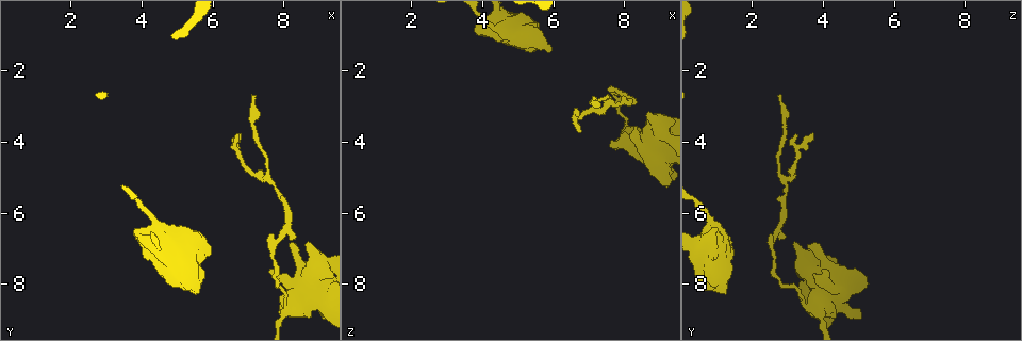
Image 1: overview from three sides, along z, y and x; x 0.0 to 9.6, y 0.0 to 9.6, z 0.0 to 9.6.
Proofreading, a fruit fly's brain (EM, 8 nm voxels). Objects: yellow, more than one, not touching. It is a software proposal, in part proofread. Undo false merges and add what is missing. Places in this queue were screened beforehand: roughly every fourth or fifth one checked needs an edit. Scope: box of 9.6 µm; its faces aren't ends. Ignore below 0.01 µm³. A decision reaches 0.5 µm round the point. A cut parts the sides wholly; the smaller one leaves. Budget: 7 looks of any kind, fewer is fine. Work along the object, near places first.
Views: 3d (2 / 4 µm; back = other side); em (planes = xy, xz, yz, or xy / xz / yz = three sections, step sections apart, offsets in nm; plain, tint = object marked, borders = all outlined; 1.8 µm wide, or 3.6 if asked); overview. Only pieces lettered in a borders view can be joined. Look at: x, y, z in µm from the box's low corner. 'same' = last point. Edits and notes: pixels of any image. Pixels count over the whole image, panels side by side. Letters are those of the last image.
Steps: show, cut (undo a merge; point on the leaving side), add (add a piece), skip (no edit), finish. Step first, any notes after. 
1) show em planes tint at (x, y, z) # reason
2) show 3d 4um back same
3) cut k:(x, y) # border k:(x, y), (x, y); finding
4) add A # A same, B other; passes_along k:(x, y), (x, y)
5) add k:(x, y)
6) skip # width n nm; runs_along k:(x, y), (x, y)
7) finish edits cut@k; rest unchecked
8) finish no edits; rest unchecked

show 3d 4um at (8.15, 8.45, 3.65) # sudden change in width

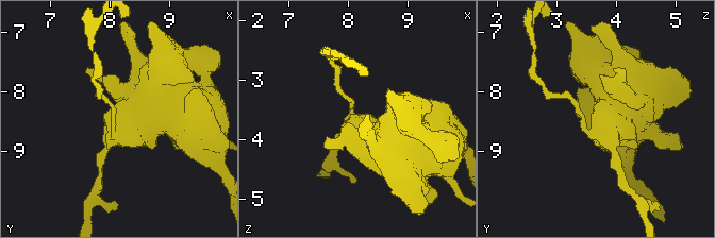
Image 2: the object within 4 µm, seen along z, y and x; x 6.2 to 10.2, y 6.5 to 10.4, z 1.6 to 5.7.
show em 3.6um yz step 16 tint at (8.05, 8.45, 3.60) # arms 3; need the tissue

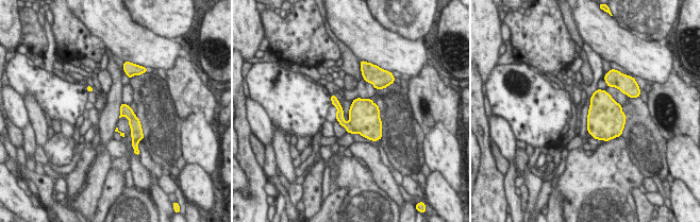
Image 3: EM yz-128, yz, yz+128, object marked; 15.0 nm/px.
show em 3.6um yz step 16 borders same

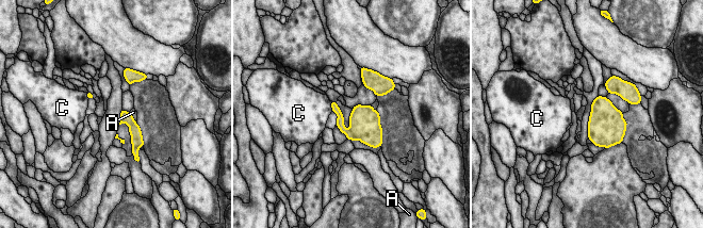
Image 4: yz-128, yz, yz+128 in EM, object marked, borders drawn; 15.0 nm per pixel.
cut 4:(340, 120) # A other, C other; part_leaving 4:(333, 103), (340, 125), (350, 136); two neurons meet here

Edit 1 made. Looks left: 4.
show 3d 4um at (4.50, 6.60, 0.85) # calibre changes

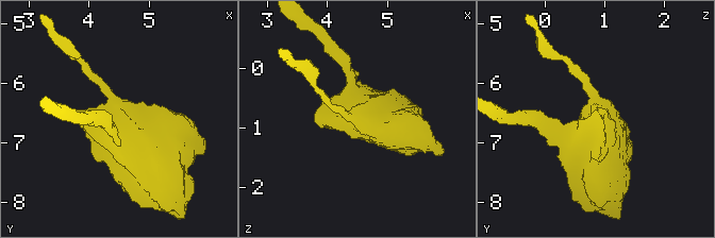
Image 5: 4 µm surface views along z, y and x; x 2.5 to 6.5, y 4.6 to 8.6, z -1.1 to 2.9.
show em 3.6um xz step 16 borders at (4.45, 6.60, 0.85) # shape alone is not enough

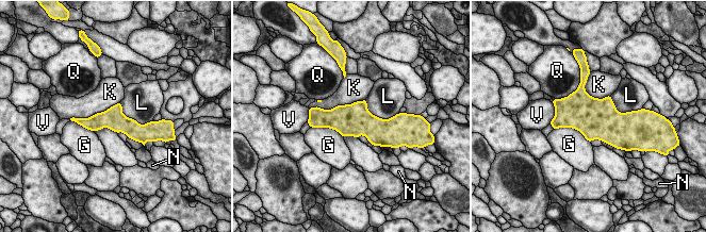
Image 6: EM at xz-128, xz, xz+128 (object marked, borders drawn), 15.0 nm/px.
show em 3.6um planes borders same

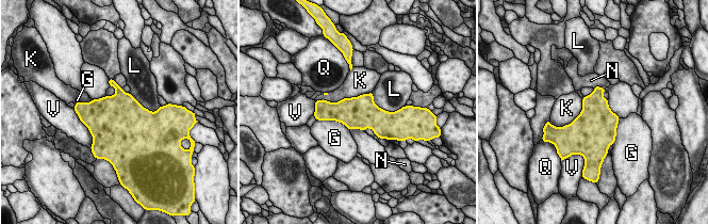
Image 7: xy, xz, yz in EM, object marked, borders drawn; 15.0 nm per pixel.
skip # longest_contact K 750 nm; G other, K other, L other, N other, Q other, V other; all the same neuron

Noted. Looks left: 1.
finish edits cut@4; rest unchecked

